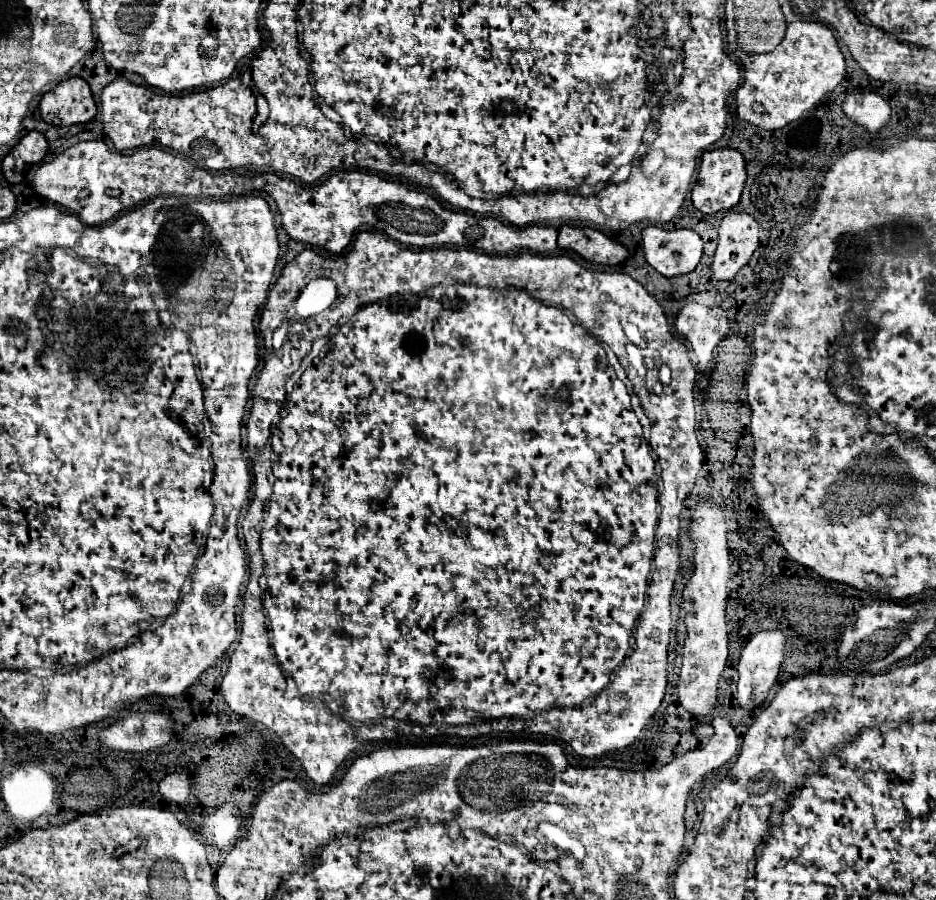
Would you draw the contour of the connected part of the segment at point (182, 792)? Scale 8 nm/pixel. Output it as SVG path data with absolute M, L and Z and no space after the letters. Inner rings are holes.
M172 773L166 775L160 781L160 793L166 801L172 803L184 803L190 795L190 779L184 773Z

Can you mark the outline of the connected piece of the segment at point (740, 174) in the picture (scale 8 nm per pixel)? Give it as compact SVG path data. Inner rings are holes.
M712 149L706 151L700 159L700 169L698 169L698 183L692 189L692 201L694 207L706 215L718 213L718 211L730 211L732 207L738 205L744 183L746 183L746 161L744 155L736 149Z

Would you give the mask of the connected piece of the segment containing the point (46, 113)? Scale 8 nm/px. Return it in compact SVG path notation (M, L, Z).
M70 77L48 91L40 101L40 113L46 123L76 125L94 119L96 101L82 77Z

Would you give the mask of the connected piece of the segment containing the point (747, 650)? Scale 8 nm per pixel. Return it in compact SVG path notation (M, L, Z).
M776 629L774 631L760 631L746 643L746 647L742 649L740 661L738 661L740 679L738 679L736 701L740 703L740 707L754 709L766 701L770 687L776 683L780 663L784 657L784 647L786 647L786 635L784 635L784 631L776 631Z

